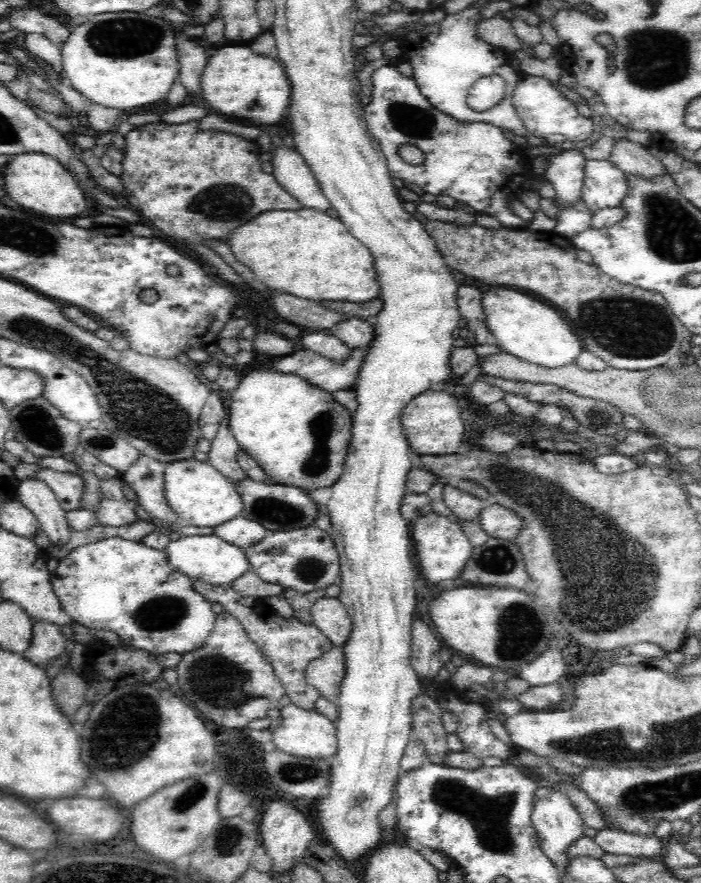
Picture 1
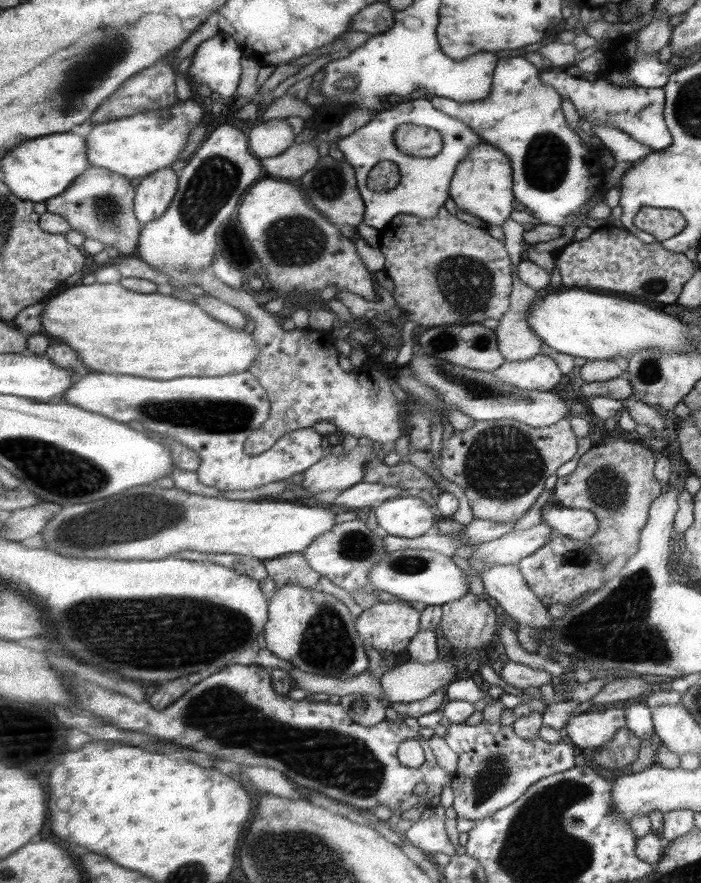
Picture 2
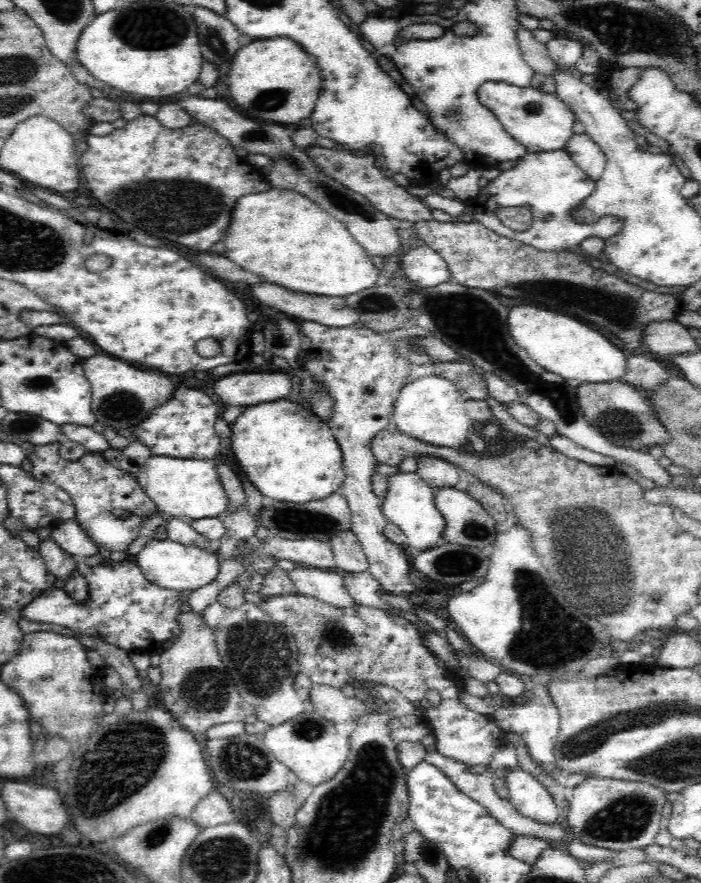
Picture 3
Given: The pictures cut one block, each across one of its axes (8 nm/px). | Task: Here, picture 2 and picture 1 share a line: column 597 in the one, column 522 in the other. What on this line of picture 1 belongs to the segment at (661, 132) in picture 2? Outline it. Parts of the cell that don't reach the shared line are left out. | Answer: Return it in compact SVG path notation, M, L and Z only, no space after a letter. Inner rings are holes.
M525 75L518 81L513 92L513 105L522 124L532 136L546 138L550 134L562 134L566 140L575 144L592 136L593 125L591 119L578 113L576 105L567 98L556 86L545 78Z

